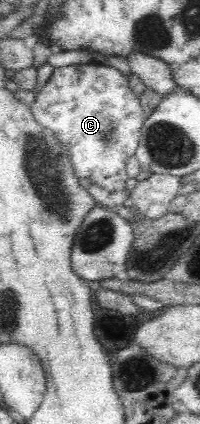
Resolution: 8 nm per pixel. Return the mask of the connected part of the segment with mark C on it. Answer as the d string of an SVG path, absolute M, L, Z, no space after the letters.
M90 63L56 67L45 85L35 95L30 112L34 120L42 128L52 132L58 144L68 152L68 160L74 168L76 178L90 179L91 185L97 185L110 194L125 189L129 179L126 164L137 150L145 111L141 108L137 95L128 87L124 73L116 68Z

